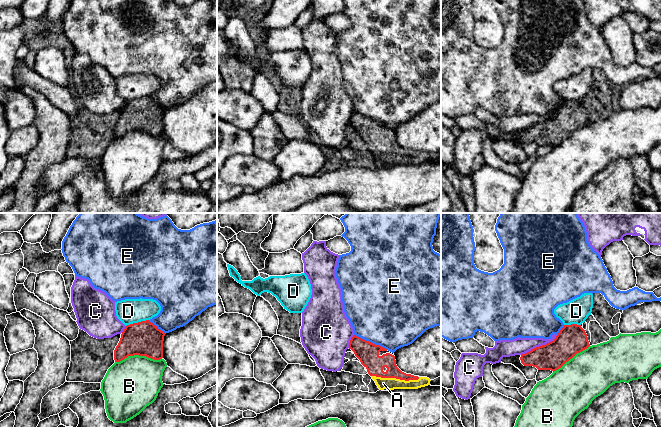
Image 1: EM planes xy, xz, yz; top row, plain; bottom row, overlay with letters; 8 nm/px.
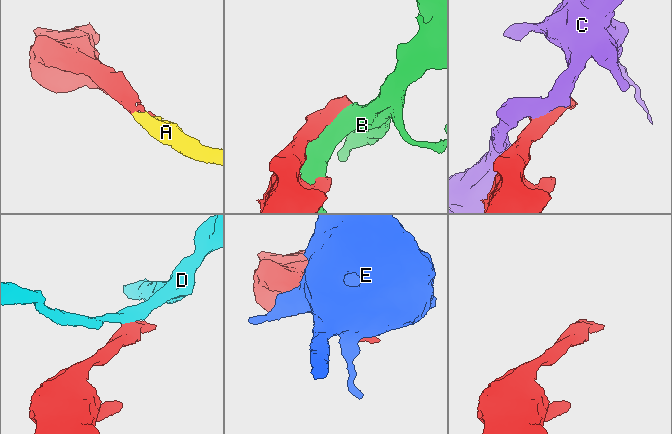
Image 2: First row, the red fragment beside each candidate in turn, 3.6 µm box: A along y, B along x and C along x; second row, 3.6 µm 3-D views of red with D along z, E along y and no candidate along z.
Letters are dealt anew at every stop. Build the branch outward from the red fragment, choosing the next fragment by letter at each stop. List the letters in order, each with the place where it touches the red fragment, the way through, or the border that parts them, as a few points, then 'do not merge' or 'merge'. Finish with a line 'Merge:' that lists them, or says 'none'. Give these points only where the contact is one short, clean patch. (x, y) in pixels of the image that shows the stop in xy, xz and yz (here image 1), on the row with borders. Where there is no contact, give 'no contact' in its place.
A: xz (395, 377) | across xz (370, 359), (385, 377), (395, 377), (383, 383) | merge
B: xy (138, 354) | do not merge
C: yz (539, 346) | do not merge
D: xy (136, 323) | along xy (148, 319), (125, 326) | do not merge
E: xz (370, 342) | do not merge
Merge: A

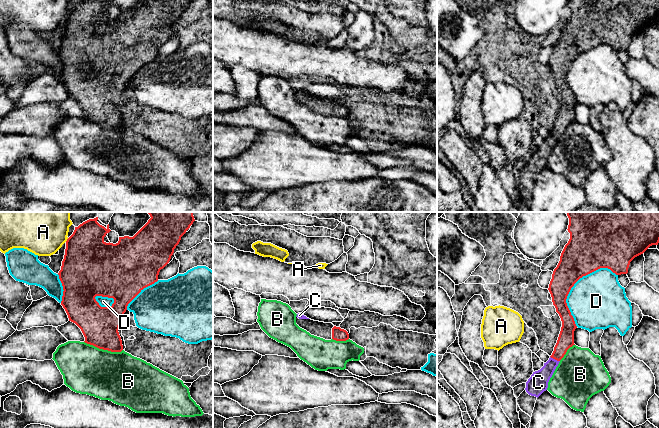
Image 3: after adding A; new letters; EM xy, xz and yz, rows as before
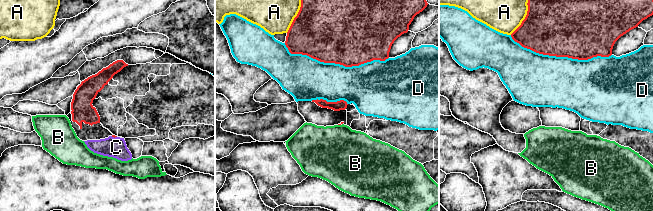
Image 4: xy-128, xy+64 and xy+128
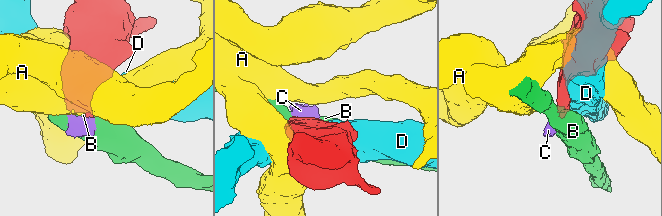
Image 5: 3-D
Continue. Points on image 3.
A: xy (67, 240) | do not merge
B: xy (103, 349) | along xy (84, 341), (111, 351), (122, 350) | do not merge
C: yz (555, 359) | across yz (565, 340), (555, 359), (538, 382) | merge
D: yz (571, 287) | do not merge
Merge: C

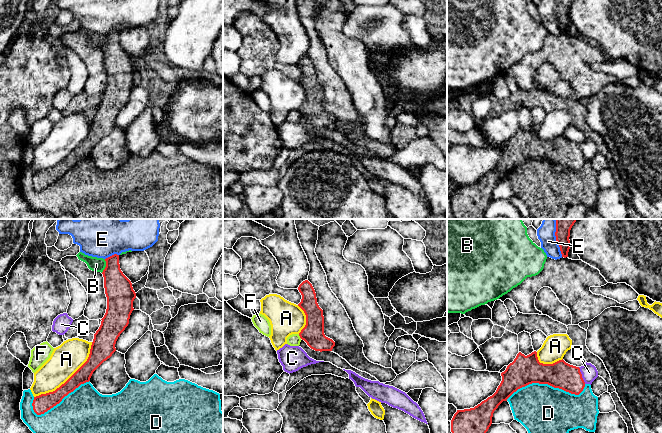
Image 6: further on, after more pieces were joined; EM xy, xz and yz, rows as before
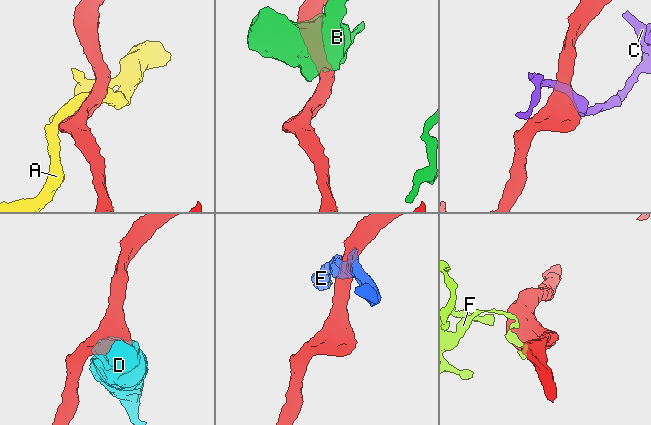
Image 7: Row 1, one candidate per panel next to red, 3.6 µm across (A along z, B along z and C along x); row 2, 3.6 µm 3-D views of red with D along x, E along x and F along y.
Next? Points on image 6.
A: xy (70, 377) | do not merge
B: xy (106, 266) | do not merge
C: yz (581, 375) | along yz (578, 367), (585, 383) | do not merge
D: yz (547, 383) | do not merge
E: yz (556, 238) | along yz (554, 219), (555, 240), (562, 256) | do not merge
F: xz (299, 335) | along xz (298, 334), (301, 338) | do not merge
Merge: none

